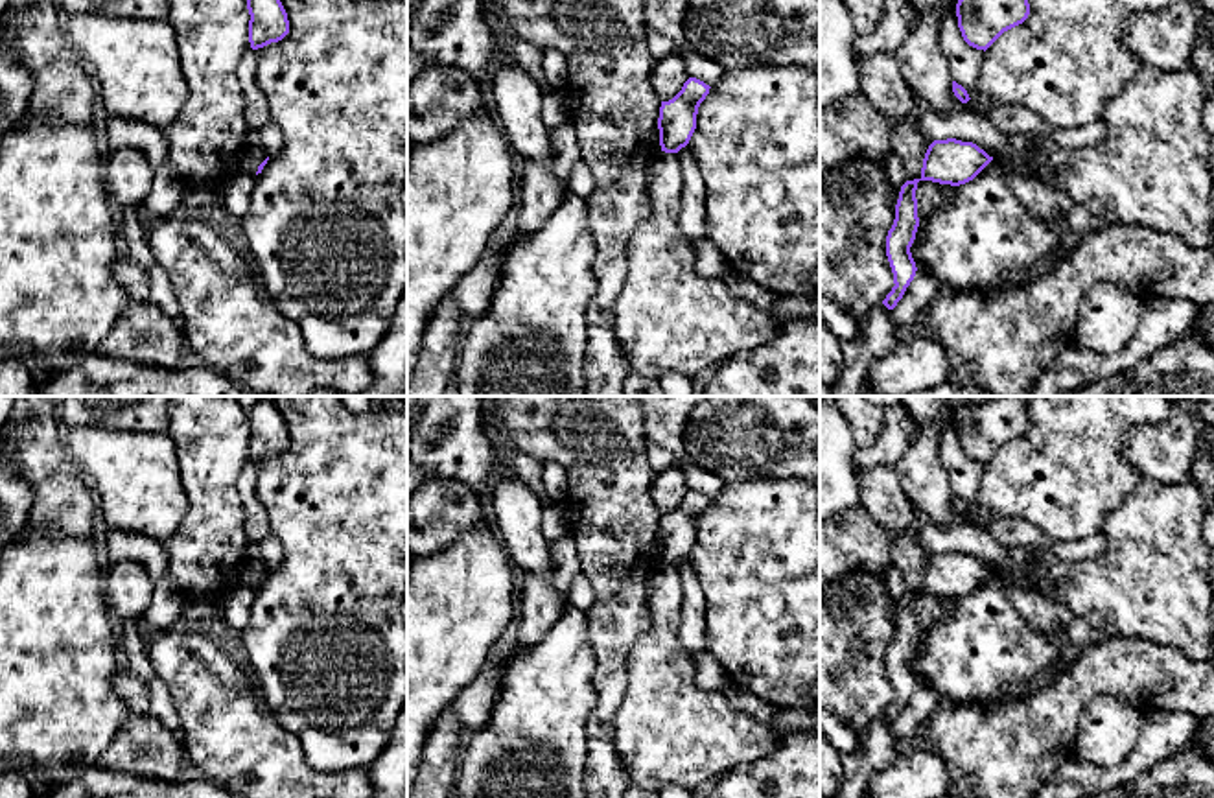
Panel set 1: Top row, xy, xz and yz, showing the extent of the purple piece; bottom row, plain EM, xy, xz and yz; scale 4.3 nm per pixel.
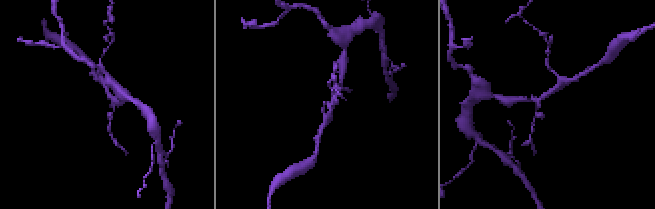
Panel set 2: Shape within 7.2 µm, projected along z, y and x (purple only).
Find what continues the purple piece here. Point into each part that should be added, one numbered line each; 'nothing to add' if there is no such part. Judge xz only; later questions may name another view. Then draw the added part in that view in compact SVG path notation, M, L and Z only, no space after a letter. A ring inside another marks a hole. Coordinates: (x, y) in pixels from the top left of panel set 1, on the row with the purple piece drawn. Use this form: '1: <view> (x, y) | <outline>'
1: xz (667, 317) | M660 151L647 170L648 216L628 243L628 275L613 308L613 332L630 370L656 380L667 372L693 378L770 343L779 332L770 311L731 295L722 276L702 276L695 269L691 240L676 225L682 186L678 155Z

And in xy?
1: xy (253, 155) | M249 131L245 140L245 151L239 162L239 173L256 175L258 166L267 158L262 140L254 131Z

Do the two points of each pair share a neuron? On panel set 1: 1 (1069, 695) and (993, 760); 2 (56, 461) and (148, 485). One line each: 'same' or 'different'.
1: same
2: different

